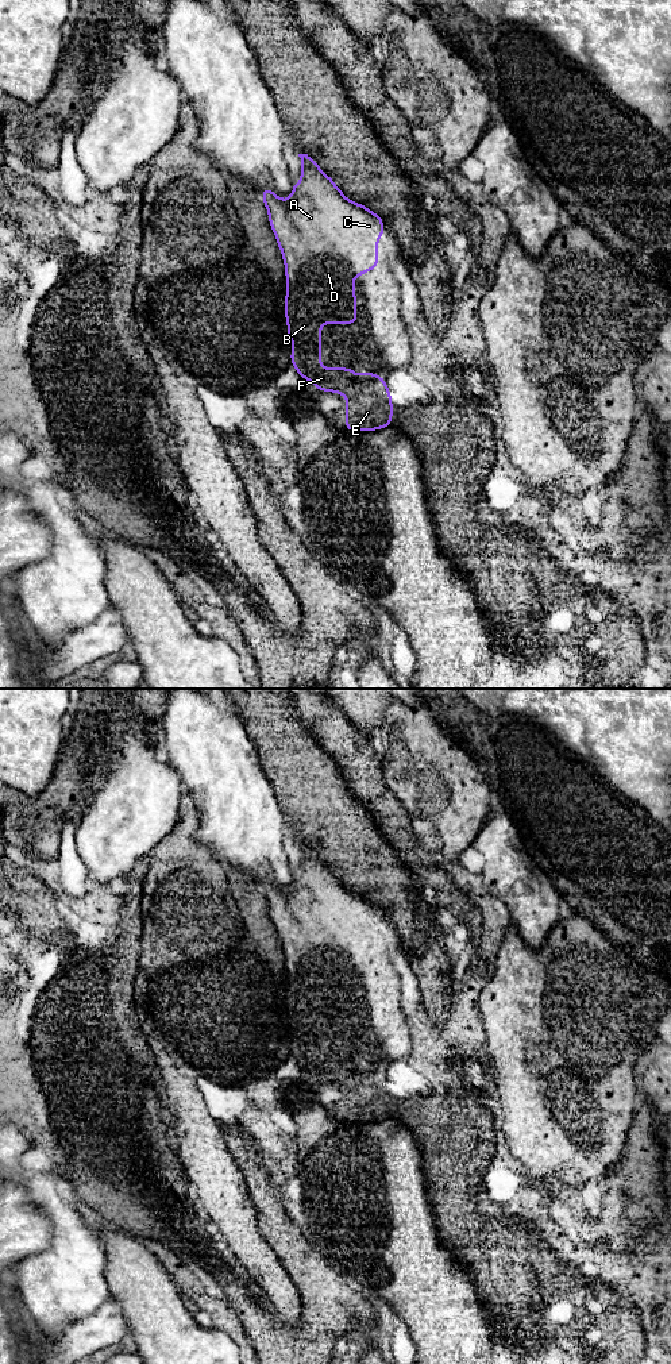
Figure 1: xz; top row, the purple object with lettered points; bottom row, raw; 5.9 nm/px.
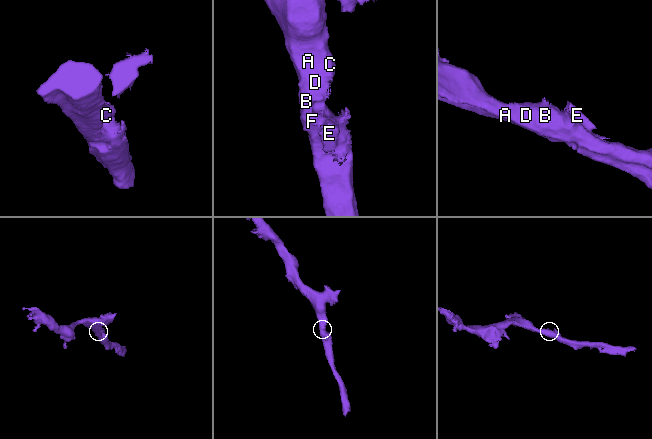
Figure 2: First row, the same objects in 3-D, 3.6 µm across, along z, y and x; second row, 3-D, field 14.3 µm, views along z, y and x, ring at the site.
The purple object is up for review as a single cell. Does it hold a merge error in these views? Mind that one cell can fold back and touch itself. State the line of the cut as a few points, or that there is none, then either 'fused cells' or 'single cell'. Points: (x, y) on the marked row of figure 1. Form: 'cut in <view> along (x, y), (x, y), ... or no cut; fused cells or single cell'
no cut; single cell

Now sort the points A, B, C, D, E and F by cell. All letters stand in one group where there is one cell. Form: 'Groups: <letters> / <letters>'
Groups: A B C D E F

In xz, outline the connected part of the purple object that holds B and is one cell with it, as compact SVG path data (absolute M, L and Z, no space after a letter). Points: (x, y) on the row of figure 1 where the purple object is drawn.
M298 154L301 158L301 178L293 182L292 194L282 200L271 189L261 192L269 213L269 223L275 235L278 247L285 263L286 288L285 317L288 338L293 343L290 362L301 378L312 382L317 390L332 392L346 396L346 429L347 431L377 431L392 425L393 404L392 393L386 381L379 374L365 370L355 375L354 369L348 367L323 367L321 366L321 325L323 324L355 324L356 294L354 290L355 277L378 267L378 239L383 236L385 226L382 217L363 204L347 199L336 186L333 180L324 174L321 167L308 154Z

